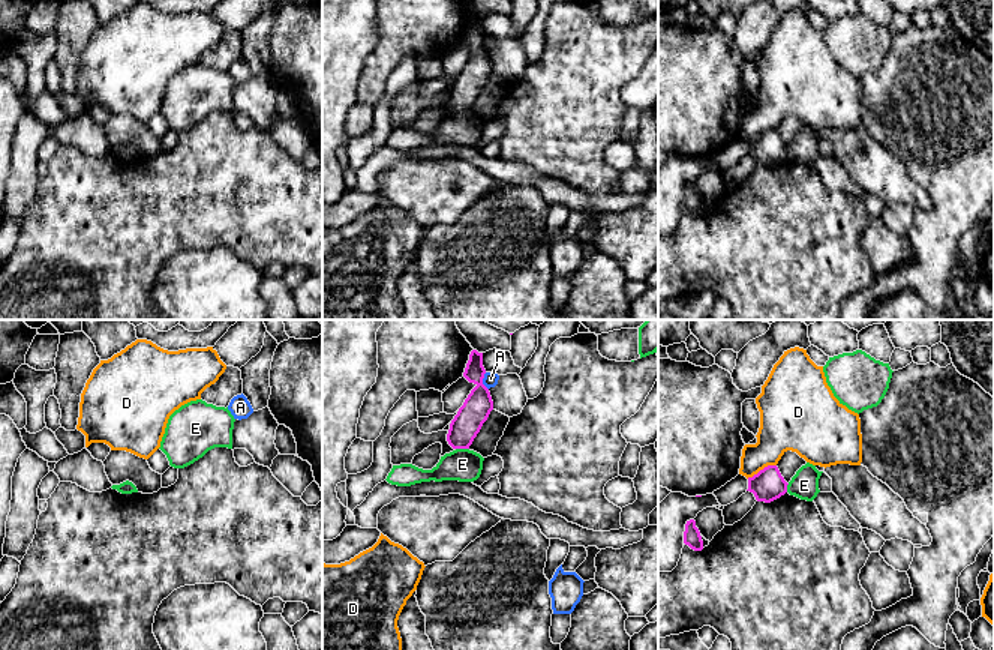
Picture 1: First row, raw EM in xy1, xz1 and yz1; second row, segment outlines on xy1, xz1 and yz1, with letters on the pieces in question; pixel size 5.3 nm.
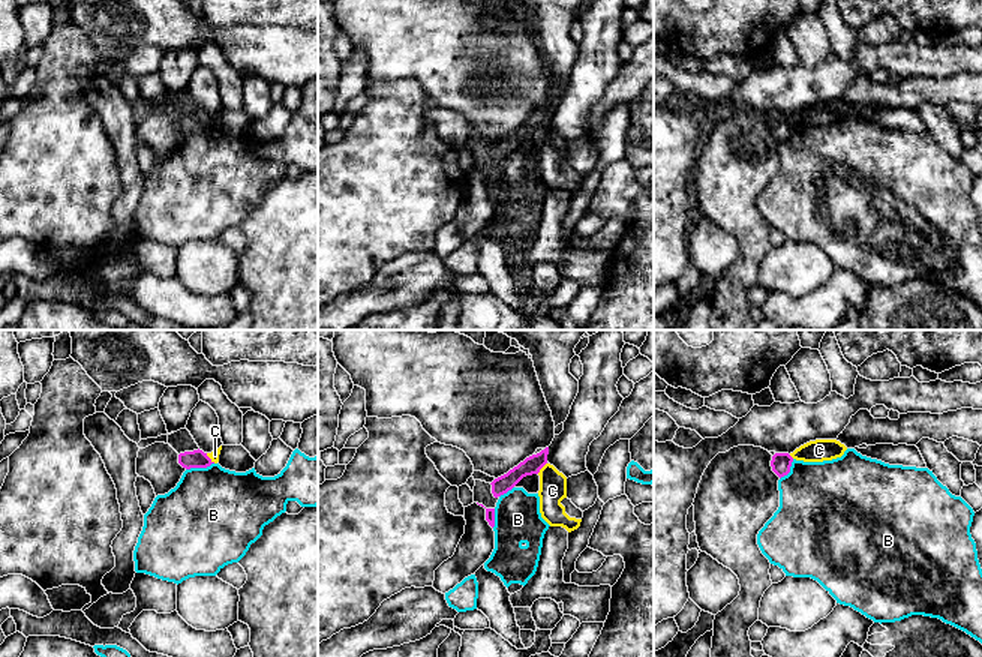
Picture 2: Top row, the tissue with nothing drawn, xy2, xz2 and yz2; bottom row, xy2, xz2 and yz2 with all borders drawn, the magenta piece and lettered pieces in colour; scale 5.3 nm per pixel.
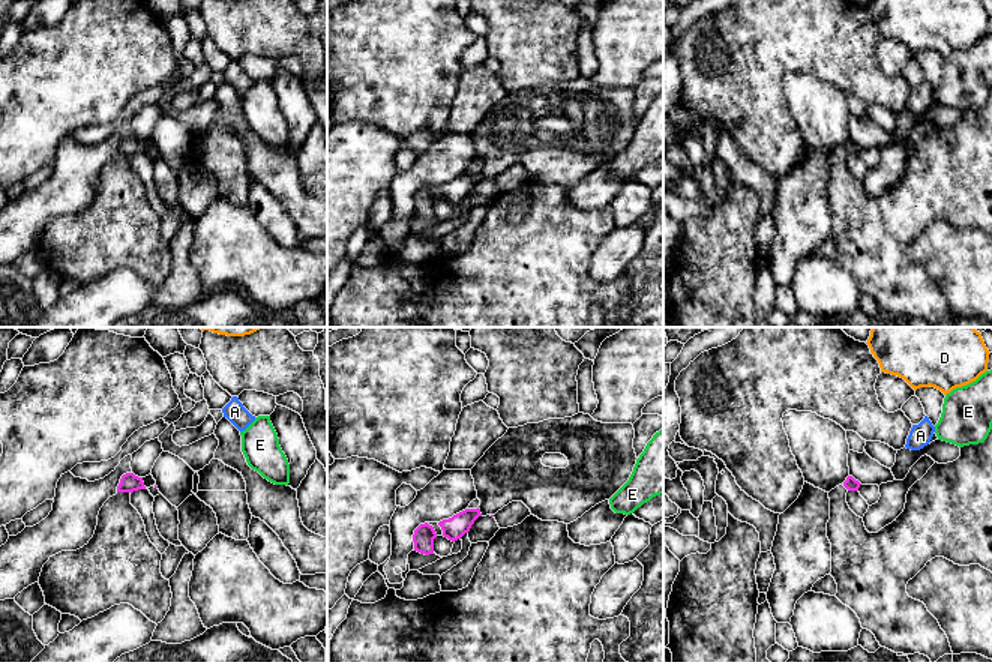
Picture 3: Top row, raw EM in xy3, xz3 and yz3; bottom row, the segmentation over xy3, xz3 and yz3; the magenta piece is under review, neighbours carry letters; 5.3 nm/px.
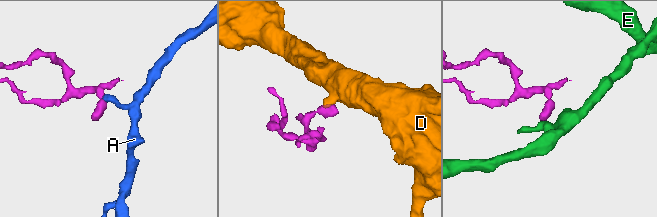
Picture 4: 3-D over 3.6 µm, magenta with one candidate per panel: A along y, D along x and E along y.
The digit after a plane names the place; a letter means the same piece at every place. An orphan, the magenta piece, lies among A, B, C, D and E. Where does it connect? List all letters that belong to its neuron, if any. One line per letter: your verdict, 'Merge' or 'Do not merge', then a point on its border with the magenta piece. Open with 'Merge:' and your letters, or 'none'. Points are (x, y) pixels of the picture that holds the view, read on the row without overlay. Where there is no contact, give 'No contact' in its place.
Merge: none
A: Do not merge. Touches magenta at xz1 (482, 45)
B: Do not merge. Touches magenta at xy2 (200, 131)
C: Do not merge. Touches magenta at xz2 (541, 131)
D: Do not merge. Touches magenta at yz1 (760, 134)
E: Do not merge. Touches magenta at xz1 (462, 111)

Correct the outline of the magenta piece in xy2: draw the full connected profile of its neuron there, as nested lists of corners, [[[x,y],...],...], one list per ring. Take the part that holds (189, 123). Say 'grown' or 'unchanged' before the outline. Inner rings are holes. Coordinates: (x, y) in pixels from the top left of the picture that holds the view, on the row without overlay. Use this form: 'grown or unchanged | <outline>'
unchanged | [[[193,114],[193,116],[184,116],[178,118],[178,128],[186,132],[207,132],[211,128],[214,128],[207,117],[204,117],[202,114]]]

